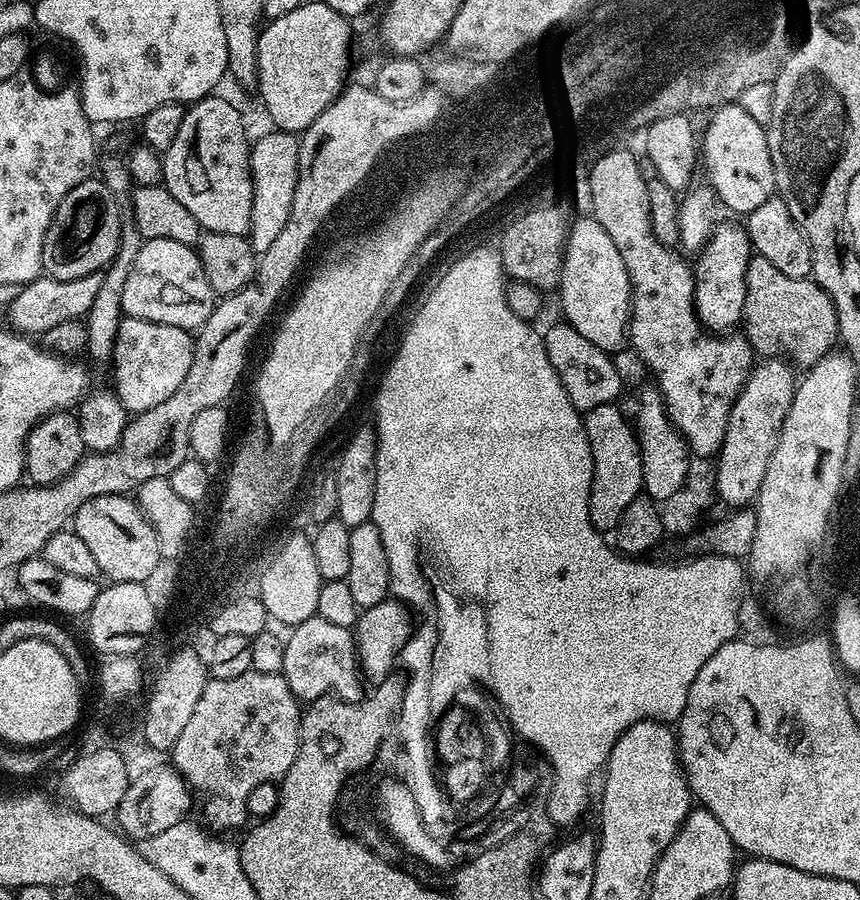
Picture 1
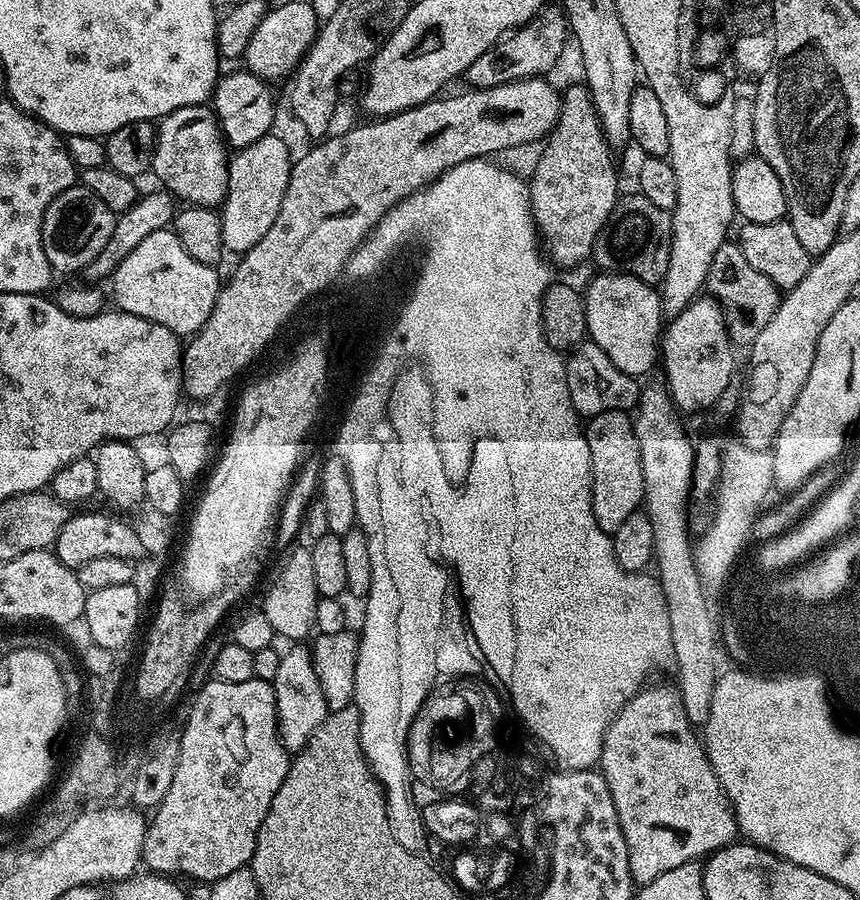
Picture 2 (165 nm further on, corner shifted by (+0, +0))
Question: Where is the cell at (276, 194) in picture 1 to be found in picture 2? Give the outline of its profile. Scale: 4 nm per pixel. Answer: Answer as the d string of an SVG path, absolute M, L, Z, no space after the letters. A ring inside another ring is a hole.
M269 134L258 138L258 142L250 142L250 146L239 149L228 161L228 189L219 213L222 242L229 253L243 254L258 246L266 230L274 226L274 218L278 218L278 206L282 206L282 194L286 194L290 182L294 155L287 142L276 135Z

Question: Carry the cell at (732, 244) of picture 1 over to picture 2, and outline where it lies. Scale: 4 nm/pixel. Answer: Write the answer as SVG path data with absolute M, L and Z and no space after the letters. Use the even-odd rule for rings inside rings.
M711 298L693 300L682 314L667 321L662 332L662 380L667 385L670 399L681 413L711 409L712 404L722 398L722 390L726 390L734 378L732 367L736 360L732 351L734 345L724 325L724 313Z

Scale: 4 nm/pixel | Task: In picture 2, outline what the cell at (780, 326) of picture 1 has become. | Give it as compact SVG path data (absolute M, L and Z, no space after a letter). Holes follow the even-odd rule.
M726 242L718 246L718 254L714 254L714 262L710 262L710 274L706 283L706 292L715 300L724 313L724 325L728 328L728 336L733 345L751 346L754 338L762 334L766 322L774 318L774 310L778 310L782 299L781 289L777 288L770 278L754 270L750 262L746 262L746 254L742 254L739 243Z

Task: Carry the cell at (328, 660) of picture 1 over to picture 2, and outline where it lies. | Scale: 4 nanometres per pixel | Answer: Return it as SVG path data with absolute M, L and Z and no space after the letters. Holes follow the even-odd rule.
M304 646L289 648L292 649L281 655L278 674L274 674L270 683L276 699L276 725L280 731L280 741L289 753L295 754L303 750L308 736L328 717L329 710L322 694L322 686L318 682L318 674L314 674L311 651Z

